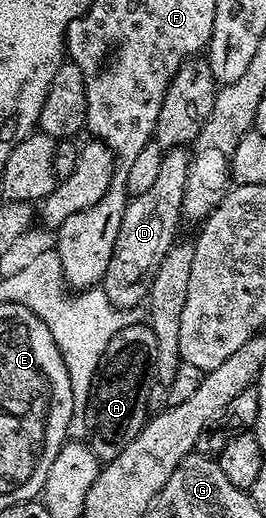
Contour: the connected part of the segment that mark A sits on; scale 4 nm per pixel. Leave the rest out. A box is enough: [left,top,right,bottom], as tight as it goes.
[84,323,156,462]

